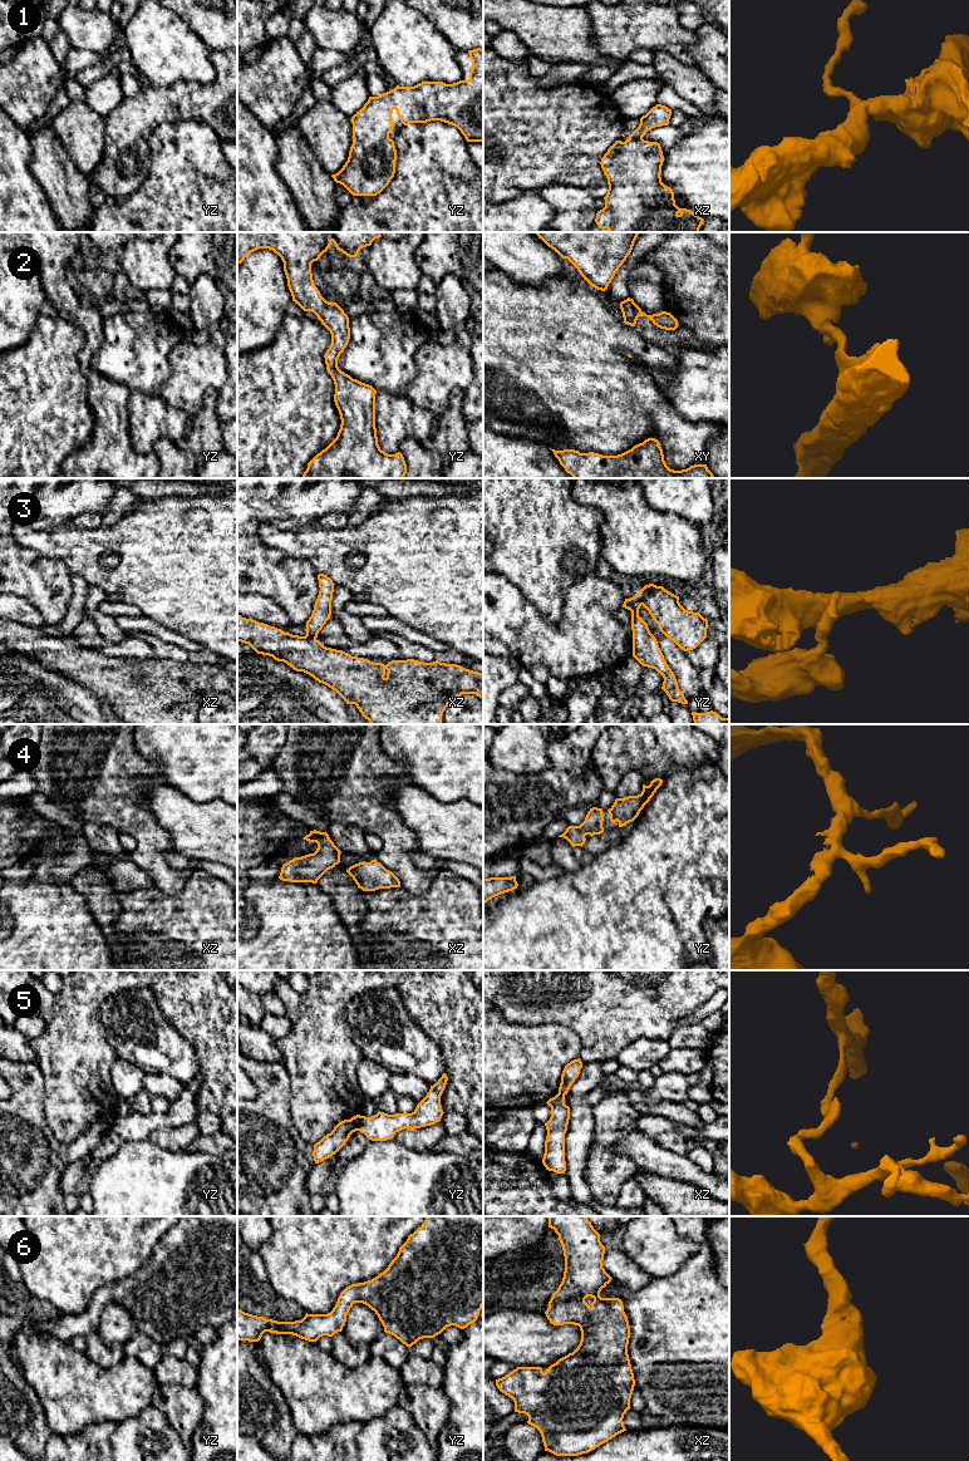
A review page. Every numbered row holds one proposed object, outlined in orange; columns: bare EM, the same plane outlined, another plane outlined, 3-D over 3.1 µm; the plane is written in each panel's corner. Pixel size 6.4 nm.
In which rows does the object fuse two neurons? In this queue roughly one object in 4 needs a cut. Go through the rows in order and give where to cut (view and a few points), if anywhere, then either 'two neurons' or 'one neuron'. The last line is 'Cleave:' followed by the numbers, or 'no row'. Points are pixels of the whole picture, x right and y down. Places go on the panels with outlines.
1: no cut; one neuron
2: no cut; one neuron
3: cut in yz along (639, 593), (643, 604); two neurons
4: no cut; one neuron
5: cut in yz along (362, 1116), (357, 1130); two neurons
6: no cut; one neuron
Cleave: 3, 5

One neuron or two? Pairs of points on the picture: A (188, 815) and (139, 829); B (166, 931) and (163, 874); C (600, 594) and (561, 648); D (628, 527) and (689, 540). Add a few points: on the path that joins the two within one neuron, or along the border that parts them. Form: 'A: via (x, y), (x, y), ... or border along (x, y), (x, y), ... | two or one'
A: border along (142, 798), (149, 812), (170, 832), (173, 849) | two
B: border along (190, 876), (175, 894), (165, 894), (155, 888) | two
C: via (600, 609), (600, 614), (576, 638) | one
D: via (643, 542), (674, 544) | one

